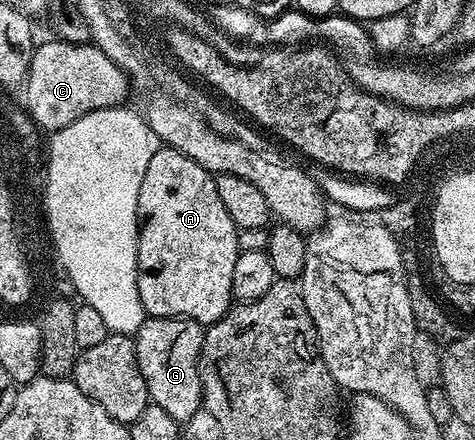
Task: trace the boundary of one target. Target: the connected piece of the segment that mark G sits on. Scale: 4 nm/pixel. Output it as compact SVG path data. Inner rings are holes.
M149 316L134 335L138 371L146 379L149 402L168 412L174 420L187 423L204 404L200 386L200 352L205 326L188 317Z

